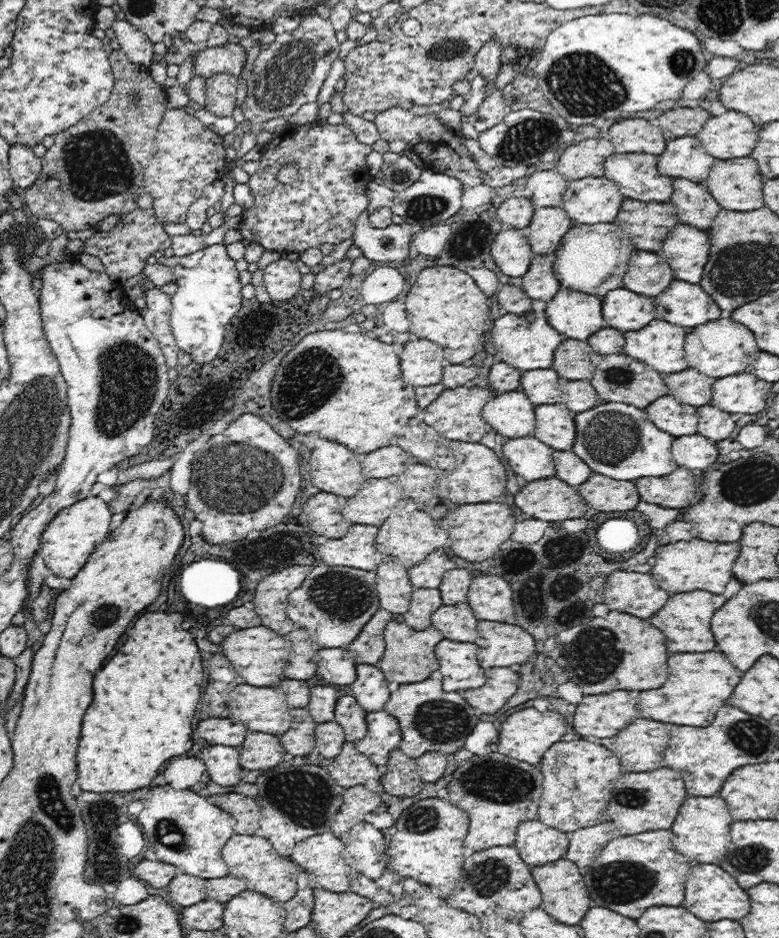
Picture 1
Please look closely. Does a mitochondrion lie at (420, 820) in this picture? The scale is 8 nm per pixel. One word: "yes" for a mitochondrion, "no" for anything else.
yes

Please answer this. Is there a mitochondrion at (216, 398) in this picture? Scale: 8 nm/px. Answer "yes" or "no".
no

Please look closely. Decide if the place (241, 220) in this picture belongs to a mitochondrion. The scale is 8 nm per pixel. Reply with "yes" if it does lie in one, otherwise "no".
no

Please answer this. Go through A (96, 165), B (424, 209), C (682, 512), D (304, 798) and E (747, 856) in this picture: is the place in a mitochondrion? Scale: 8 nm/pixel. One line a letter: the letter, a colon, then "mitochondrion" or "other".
A: mitochondrion
B: mitochondrion
C: other
D: mitochondrion
E: mitochondrion

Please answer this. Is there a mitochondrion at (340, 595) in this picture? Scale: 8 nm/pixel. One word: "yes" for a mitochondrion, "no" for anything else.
yes

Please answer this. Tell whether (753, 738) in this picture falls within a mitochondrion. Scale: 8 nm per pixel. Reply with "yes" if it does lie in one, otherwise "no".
yes

